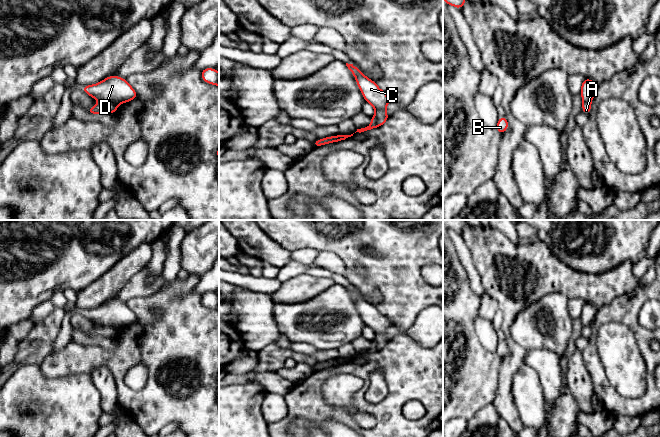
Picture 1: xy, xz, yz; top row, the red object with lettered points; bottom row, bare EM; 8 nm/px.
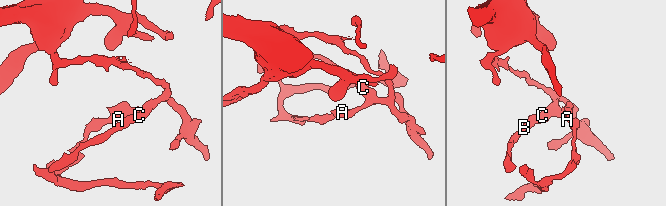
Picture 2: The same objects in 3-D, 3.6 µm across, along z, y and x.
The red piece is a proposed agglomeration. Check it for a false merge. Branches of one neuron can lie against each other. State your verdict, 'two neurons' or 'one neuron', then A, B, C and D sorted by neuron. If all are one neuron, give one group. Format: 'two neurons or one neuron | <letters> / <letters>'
two neurons | A / B C D

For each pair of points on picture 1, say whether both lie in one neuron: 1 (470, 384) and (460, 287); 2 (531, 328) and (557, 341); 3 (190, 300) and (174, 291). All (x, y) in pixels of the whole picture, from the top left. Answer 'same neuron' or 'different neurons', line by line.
1: same neuron
2: same neuron
3: same neuron

